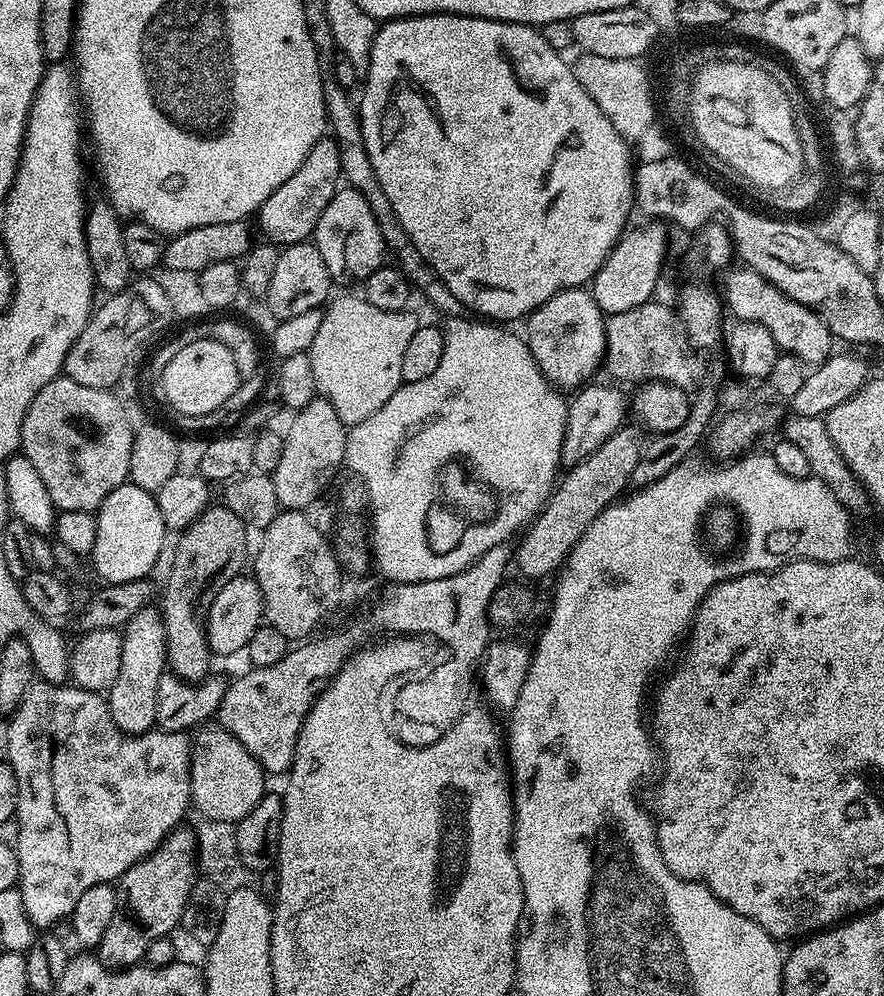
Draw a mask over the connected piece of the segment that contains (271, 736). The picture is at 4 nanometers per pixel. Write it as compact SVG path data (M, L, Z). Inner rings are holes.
M349 626L342 632L316 639L297 643L282 659L274 662L274 666L248 670L245 676L233 679L224 691L219 723L257 759L265 773L284 774L291 768L296 739L312 704L354 651L353 631Z

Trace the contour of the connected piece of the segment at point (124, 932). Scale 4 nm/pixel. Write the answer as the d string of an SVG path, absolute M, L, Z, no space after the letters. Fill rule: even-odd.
M184 827L173 828L154 852L120 875L115 885L117 910L98 945L98 958L107 968L123 970L139 965L144 960L150 942L172 934L175 928L177 931L178 925L183 921L184 907L192 893L192 886L198 879L196 834L191 827Z

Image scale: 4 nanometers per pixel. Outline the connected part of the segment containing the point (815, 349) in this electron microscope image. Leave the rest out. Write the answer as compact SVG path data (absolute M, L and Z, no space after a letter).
M741 267L741 272L732 273L724 286L723 297L726 308L733 312L736 320L758 322L758 326L766 326L770 334L774 334L774 342L781 353L796 356L805 366L817 366L833 355L834 337L824 324L820 313L794 302L782 290L778 290L762 274L751 268Z

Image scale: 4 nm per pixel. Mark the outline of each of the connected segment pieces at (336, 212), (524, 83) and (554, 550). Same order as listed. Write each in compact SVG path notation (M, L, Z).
M350 186L337 187L334 198L326 202L326 210L322 210L318 218L314 243L318 254L322 254L322 262L326 262L326 270L330 270L337 285L359 285L370 278L374 270L383 268L386 264L386 245L382 230L378 230L374 210L370 210L370 202L366 202L366 198L362 198L362 194Z
M436 12L432 16L406 16L402 20L387 21L377 31L373 40L368 77L362 84L364 97L358 100L358 111L365 149L370 154L370 162L378 174L378 182L382 182L382 190L386 190L386 198L390 198L390 206L394 206L394 214L398 214L398 222L402 222L402 230L406 230L410 242L416 247L418 254L422 254L422 258L436 272L436 276L446 286L446 290L450 290L450 294L454 294L454 298L458 298L458 302L467 311L469 308L470 311L480 315L477 317L487 318L492 322L523 321L538 306L542 306L547 300L554 298L554 294L567 288L587 285L606 262L608 255L629 227L628 215L634 212L634 156L631 151L628 153L629 141L620 135L618 129L610 122L610 118L606 118L606 114L594 102L594 98L590 98L590 94L586 94L586 90L572 72L572 64L564 61L562 57L564 56L559 51L552 49L542 32L535 27L527 24L509 24L503 20L483 20L477 16L456 16L452 12Z
M627 428L612 435L606 442L602 444L594 452L594 454L586 457L582 462L565 471L564 475L559 479L557 486L553 489L548 502L537 513L537 517L529 525L525 531L526 536L523 538L520 546L514 552L514 562L518 566L520 573L527 579L542 578L550 573L553 574L567 561L569 553L576 547L577 542L584 536L584 532L592 524L593 519L600 512L604 511L609 504L613 503L629 485L634 467L638 464L638 458L642 451L641 441L638 442L637 436Z

